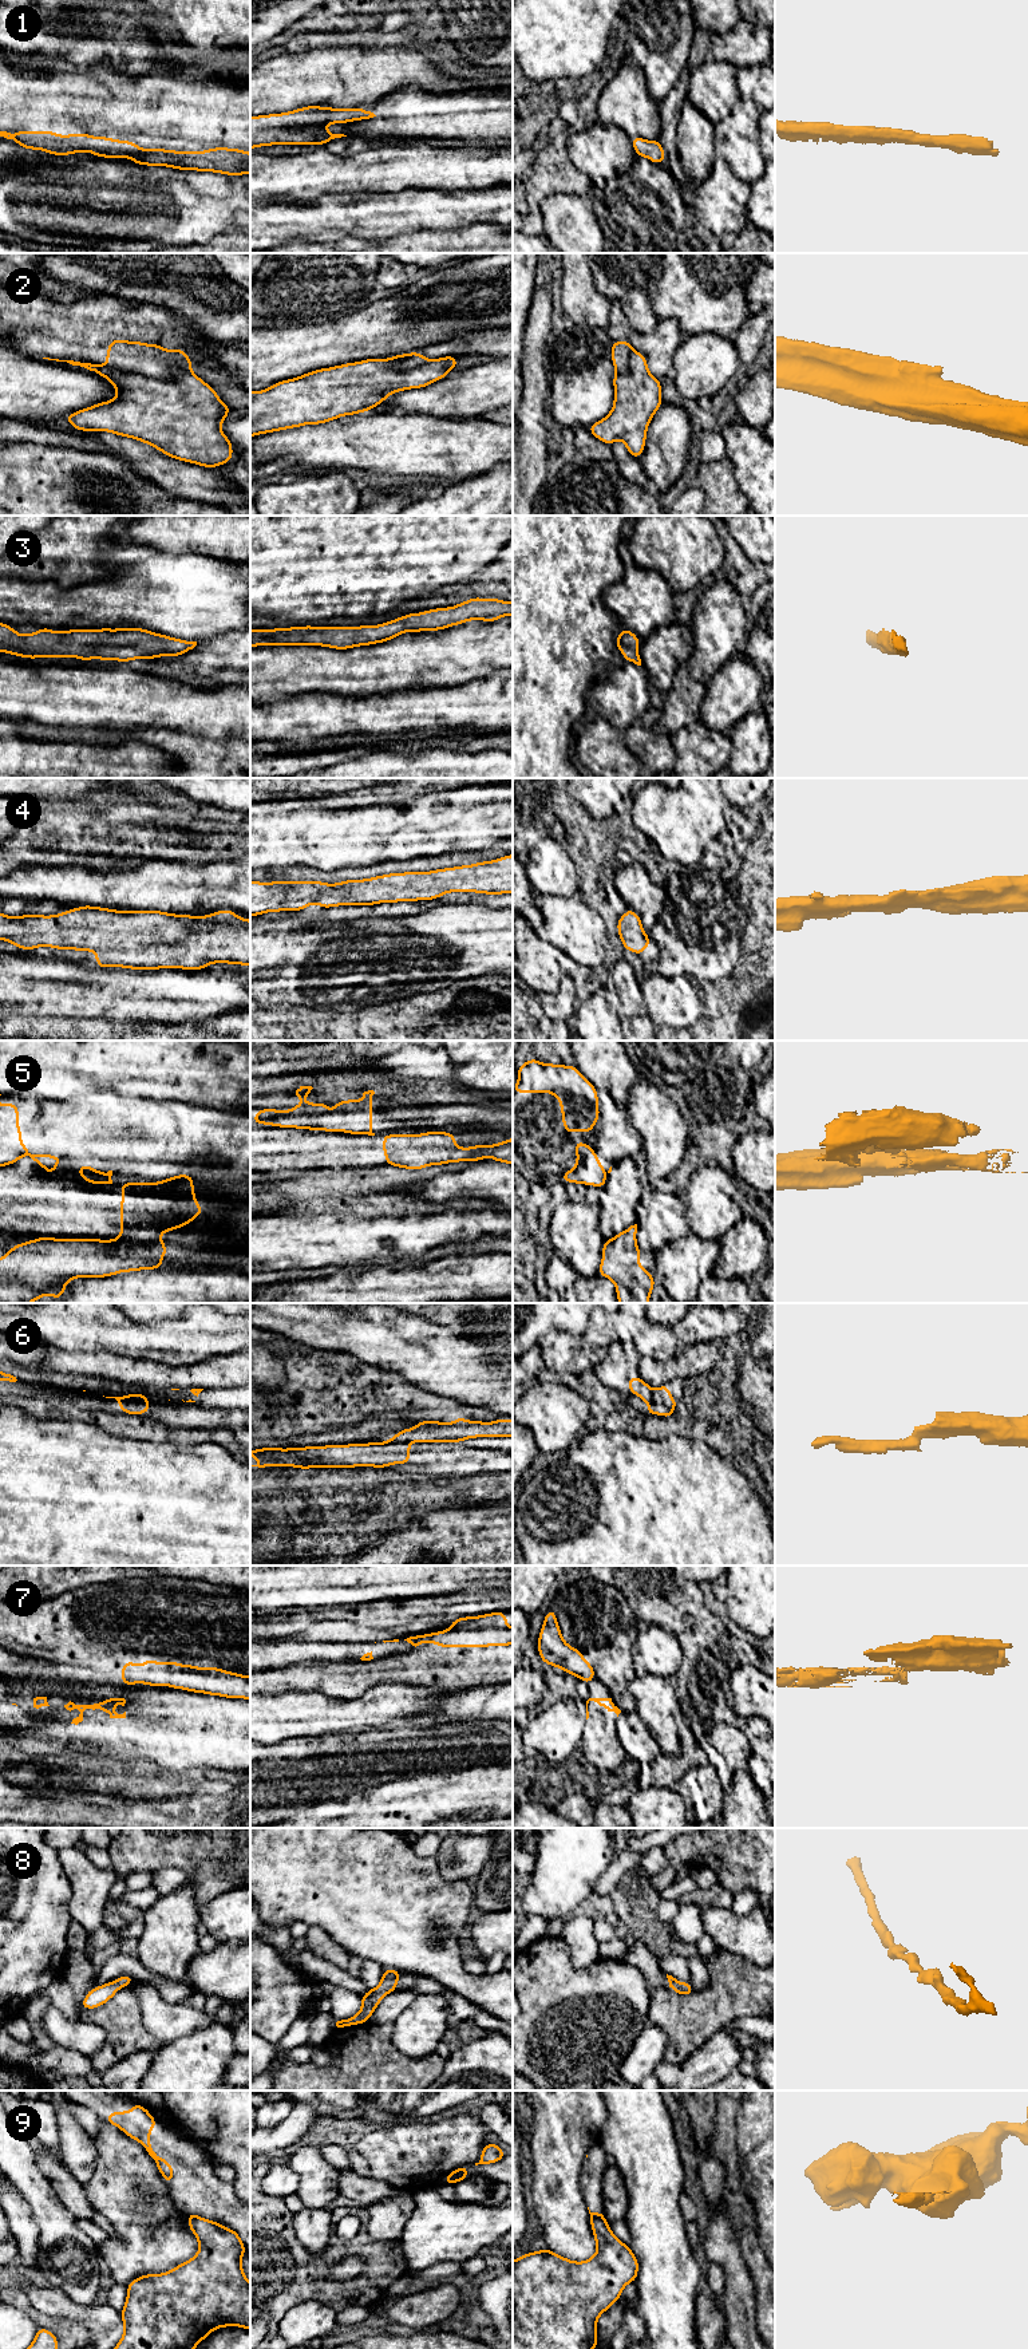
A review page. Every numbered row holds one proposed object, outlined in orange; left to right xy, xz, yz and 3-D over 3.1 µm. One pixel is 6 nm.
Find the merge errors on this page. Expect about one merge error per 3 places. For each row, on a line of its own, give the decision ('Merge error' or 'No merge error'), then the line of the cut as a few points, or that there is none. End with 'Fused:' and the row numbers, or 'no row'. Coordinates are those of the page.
1: No merge error. No split
2: Merge error. Split along xy (107, 364), (150, 376), (162, 376), (173, 367), (189, 370)
3: No merge error. No split
4: No merge error. No split
5: Merge error. Split along xy (107, 1175), (99, 1183)
6: Merge error. Split along xz (388, 1441), (408, 1443)
7: Merge error. Split along xy (122, 1681), (134, 1682)
8: No merge error. No split
9: Merge error. Split along yz (590, 2217), (604, 2218)
Fused: 2, 5, 6, 7, 9

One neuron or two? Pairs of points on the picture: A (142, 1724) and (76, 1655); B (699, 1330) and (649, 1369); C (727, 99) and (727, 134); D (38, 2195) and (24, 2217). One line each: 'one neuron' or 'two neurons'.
A: two neurons
B: two neurons
C: two neurons
D: two neurons

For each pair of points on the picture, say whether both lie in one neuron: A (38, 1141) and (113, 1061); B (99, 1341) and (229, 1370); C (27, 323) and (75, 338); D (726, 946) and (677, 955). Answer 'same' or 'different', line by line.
A: different
B: different
C: same
D: same

